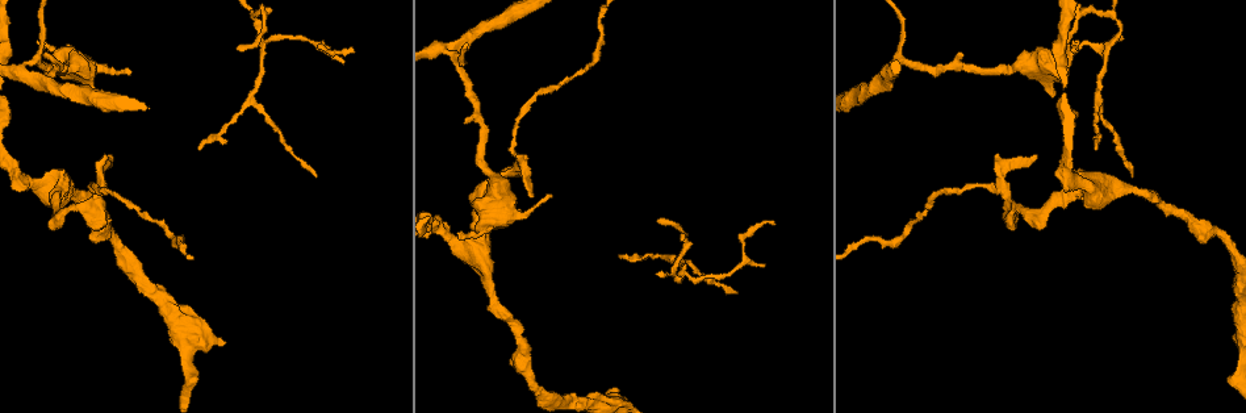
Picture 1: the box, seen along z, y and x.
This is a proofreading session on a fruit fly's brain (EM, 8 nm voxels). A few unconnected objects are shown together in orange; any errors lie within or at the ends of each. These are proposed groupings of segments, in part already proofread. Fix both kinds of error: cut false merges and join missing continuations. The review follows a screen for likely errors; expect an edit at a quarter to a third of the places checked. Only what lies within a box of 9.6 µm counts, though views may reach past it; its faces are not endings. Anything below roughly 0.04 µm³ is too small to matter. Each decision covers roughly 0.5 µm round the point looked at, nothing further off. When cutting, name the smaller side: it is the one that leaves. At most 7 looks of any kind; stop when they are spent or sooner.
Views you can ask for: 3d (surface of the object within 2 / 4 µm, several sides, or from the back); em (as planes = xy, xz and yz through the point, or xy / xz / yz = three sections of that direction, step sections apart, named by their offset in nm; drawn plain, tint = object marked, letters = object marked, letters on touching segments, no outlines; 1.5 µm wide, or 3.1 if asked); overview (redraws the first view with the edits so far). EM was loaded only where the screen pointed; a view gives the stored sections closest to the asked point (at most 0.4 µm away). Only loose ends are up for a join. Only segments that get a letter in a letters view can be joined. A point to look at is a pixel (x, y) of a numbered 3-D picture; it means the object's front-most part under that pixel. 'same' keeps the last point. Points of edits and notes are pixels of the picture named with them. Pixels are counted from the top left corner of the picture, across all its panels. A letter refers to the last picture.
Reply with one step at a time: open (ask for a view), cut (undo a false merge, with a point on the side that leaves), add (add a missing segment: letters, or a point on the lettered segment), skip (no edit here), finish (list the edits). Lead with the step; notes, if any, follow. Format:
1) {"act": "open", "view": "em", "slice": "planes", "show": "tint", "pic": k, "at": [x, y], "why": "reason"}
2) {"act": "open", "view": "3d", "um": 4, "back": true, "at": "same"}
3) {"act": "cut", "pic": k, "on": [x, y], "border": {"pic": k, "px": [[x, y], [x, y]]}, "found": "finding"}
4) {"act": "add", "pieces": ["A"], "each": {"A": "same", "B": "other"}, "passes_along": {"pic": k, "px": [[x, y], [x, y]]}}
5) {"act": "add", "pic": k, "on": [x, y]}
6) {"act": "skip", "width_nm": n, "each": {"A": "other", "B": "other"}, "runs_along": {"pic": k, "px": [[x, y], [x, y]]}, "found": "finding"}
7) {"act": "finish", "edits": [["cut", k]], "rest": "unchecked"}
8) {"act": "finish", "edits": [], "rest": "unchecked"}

{"act": "open", "view": "em", "slice": "xy", "step": 8, "show": "tint", "pic": 1, "at": [1004, 195]}

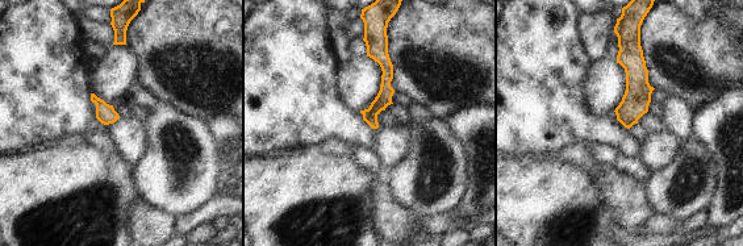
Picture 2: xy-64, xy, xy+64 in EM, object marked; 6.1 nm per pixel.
{"act": "open", "view": "em", "slice": "planes", "show": "letters", "at": "same", "why": "another direction"}

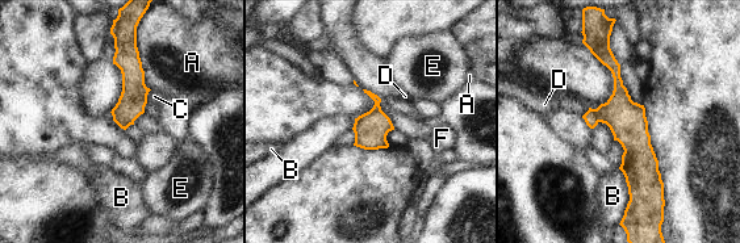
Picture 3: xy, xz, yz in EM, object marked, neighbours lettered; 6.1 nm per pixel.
{"act": "cut", "pic": 3, "on": [590, 117], "width_nm": 150, "each": {"A": "other", "B": "other", "C": "other", "D": "other", "E": "other", "F": "other"}, "border": {"pic": 3, "px": [[594, 109], [598, 121]]}, "found": "two cells meet here"}

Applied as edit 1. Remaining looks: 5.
{"act": "open", "view": "overview"}

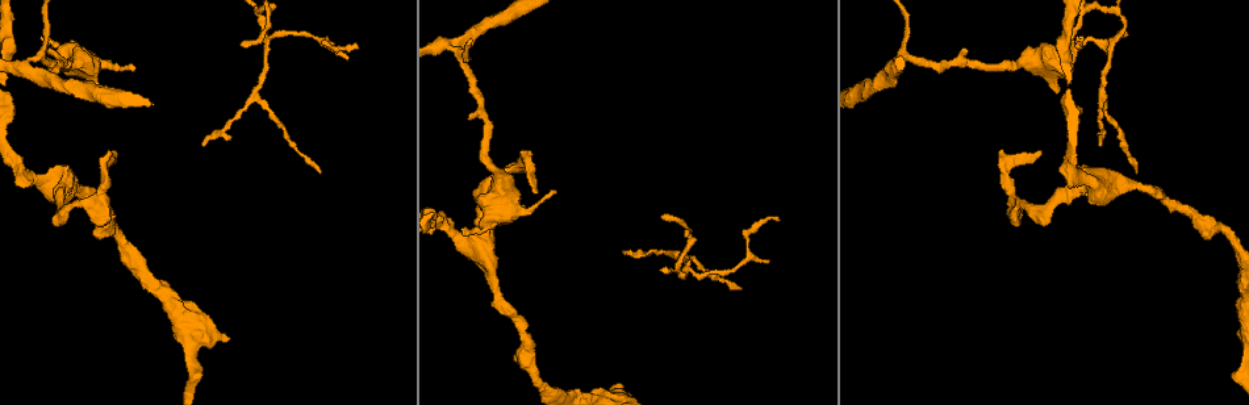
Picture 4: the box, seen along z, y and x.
{"act": "open", "view": "3d", "um": 2, "pic": 4, "at": [556, 191], "why": "thin end"}

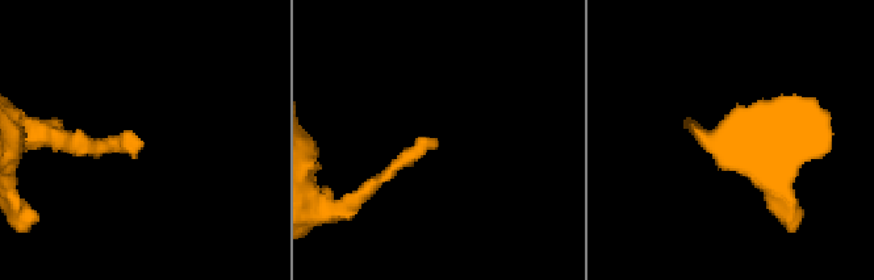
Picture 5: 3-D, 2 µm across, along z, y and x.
{"act": "open", "view": "em", "slice": "xy", "step": 4, "show": "letters", "pic": 5, "at": [139, 144], "why": "now the EM"}

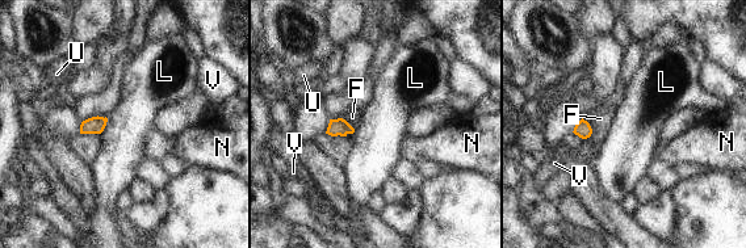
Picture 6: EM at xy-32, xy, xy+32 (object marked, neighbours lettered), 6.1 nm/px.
{"act": "open", "view": "em", "slice": "planes", "show": "letters", "at": "same", "why": "another direction"}

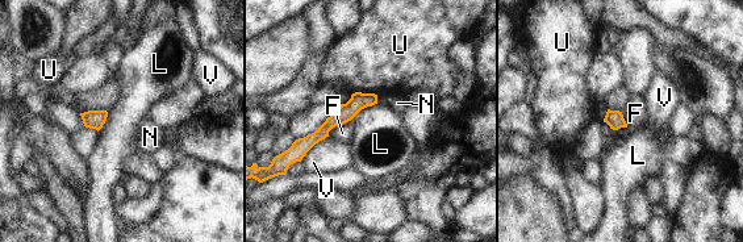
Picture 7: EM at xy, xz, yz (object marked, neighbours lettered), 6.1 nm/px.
{"act": "skip", "each": {"F": "other", "L": "other", "N": "other", "U": "other", "V": "other"}, "found": "no lettered segment goes on from it"}

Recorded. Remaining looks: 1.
{"act": "open", "view": "em", "slice": "planes", "show": "letters", "pic": 4, "at": [241, 46], "why": "thin end"}

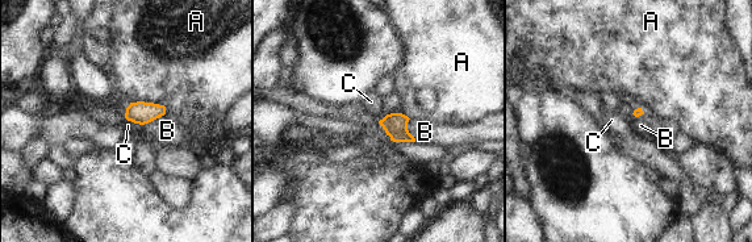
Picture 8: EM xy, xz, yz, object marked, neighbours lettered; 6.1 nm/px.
{"act": "skip", "each": {"A": "other", "B": "other", "C": "other"}, "border": {"pic": 8, "px": [[126, 119], [134, 122]]}, "found": "no lettered segment goes on from it"}

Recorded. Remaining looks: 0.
{"act": "finish", "edits": [["cut", 3]], "rest": "unchecked"}

